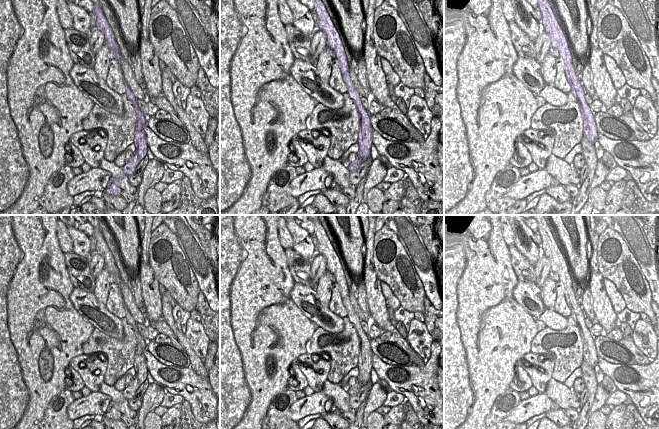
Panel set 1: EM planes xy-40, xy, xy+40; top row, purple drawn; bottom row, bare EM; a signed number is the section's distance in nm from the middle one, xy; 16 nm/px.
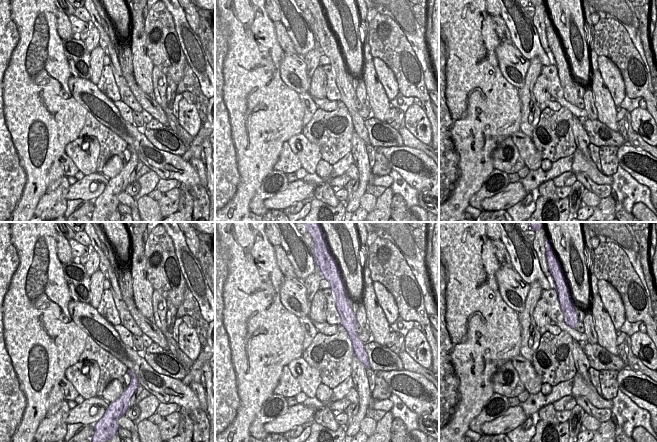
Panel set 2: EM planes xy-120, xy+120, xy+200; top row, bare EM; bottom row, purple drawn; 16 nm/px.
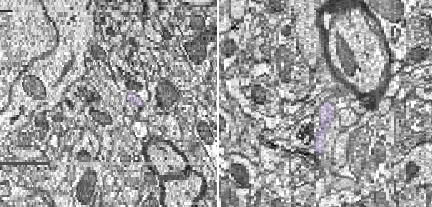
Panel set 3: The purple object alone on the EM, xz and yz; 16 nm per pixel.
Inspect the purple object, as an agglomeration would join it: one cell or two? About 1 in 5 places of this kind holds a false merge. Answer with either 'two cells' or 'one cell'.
one cell

